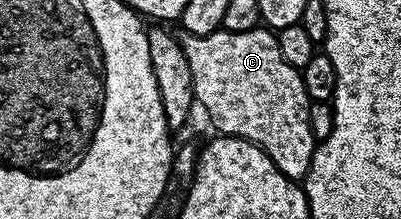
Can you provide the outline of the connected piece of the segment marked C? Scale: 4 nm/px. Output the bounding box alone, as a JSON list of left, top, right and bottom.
[182,27,317,177]

